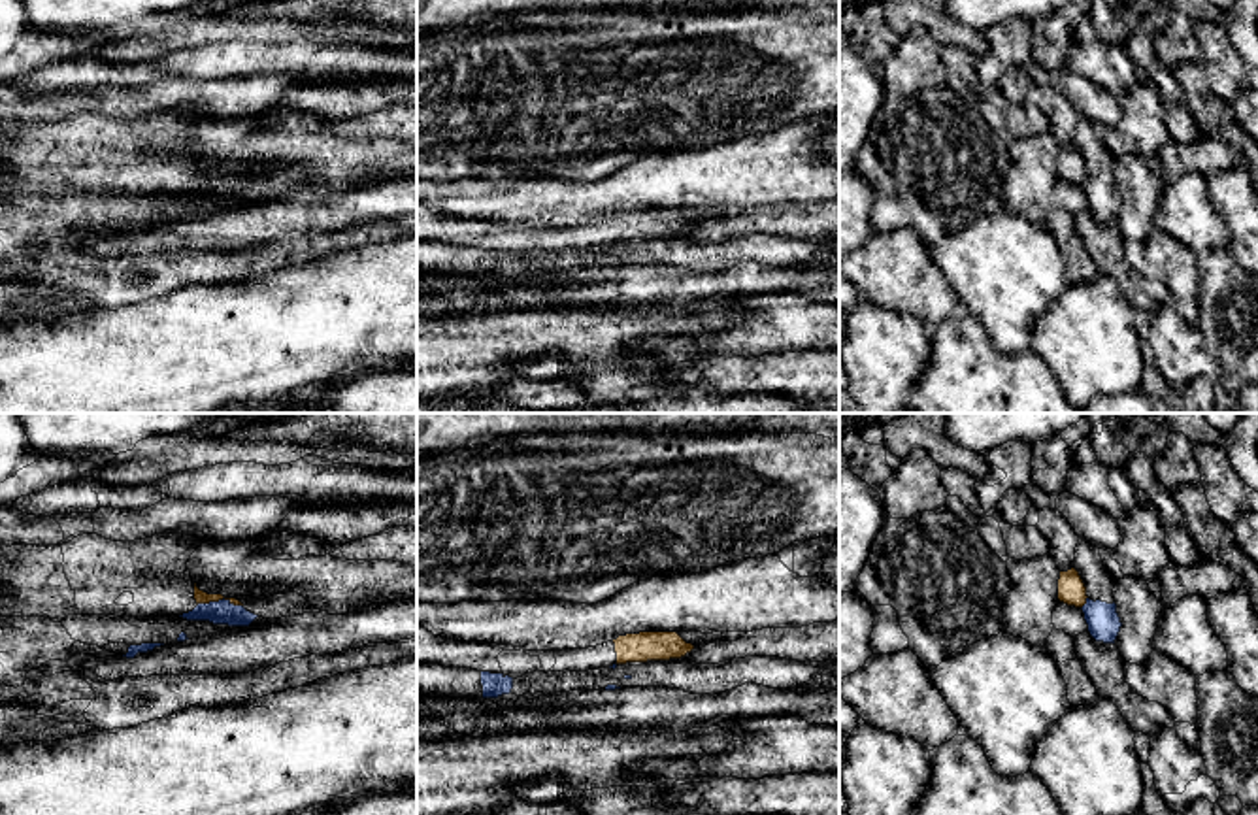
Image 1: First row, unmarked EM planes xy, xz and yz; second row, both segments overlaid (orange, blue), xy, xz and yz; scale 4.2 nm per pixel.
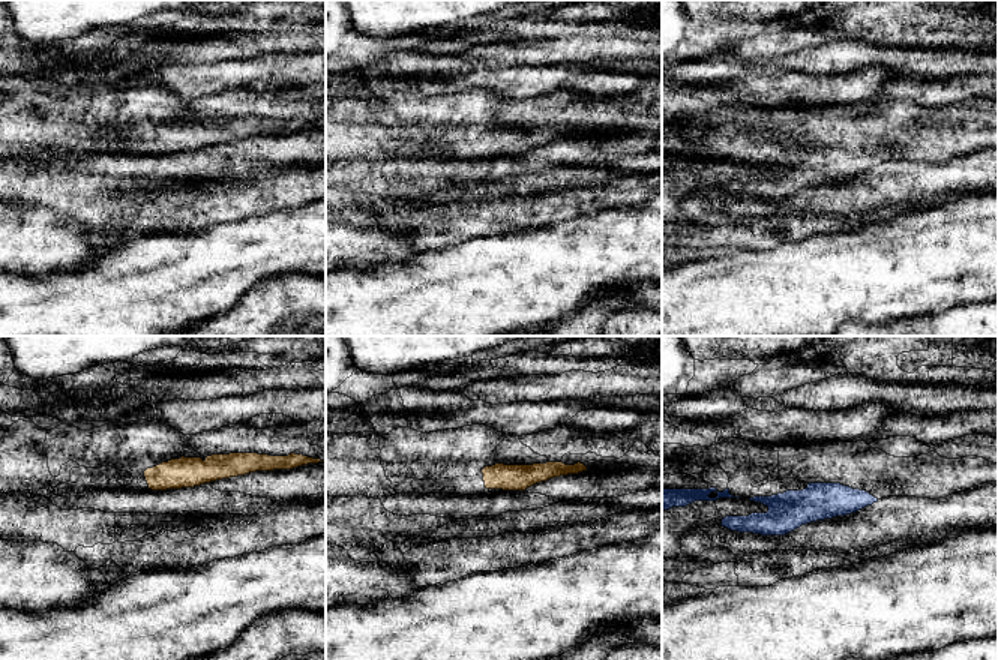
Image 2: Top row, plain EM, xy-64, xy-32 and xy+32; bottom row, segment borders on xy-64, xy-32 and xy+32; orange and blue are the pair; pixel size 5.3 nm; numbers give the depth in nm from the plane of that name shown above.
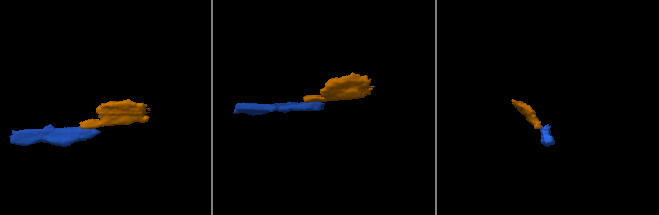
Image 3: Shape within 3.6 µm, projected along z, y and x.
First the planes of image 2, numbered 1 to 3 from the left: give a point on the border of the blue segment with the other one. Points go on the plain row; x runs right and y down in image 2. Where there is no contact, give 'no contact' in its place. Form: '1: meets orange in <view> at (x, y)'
1: no contact
2: no contact
3: no contact

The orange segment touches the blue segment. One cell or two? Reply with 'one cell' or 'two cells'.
two cells

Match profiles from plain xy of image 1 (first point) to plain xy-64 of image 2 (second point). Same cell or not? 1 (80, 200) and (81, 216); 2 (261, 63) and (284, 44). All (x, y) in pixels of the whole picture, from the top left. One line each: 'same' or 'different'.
1: same
2: same

